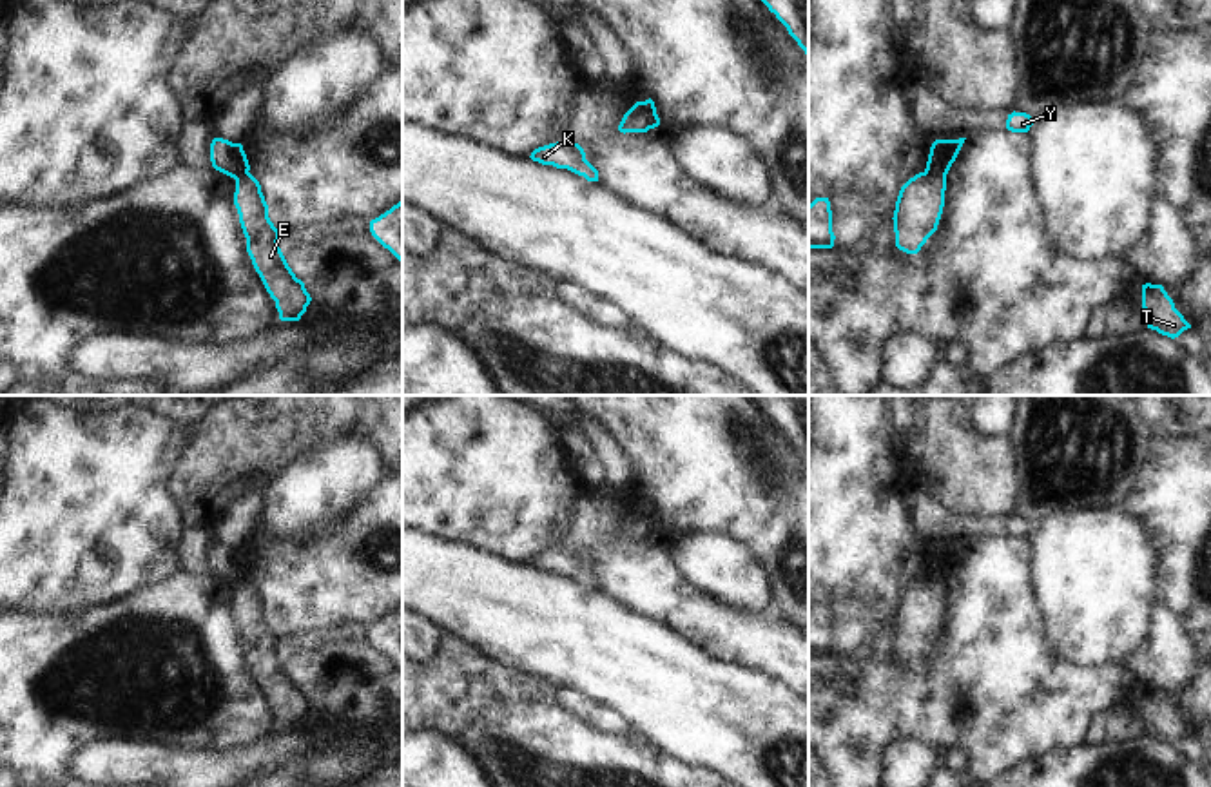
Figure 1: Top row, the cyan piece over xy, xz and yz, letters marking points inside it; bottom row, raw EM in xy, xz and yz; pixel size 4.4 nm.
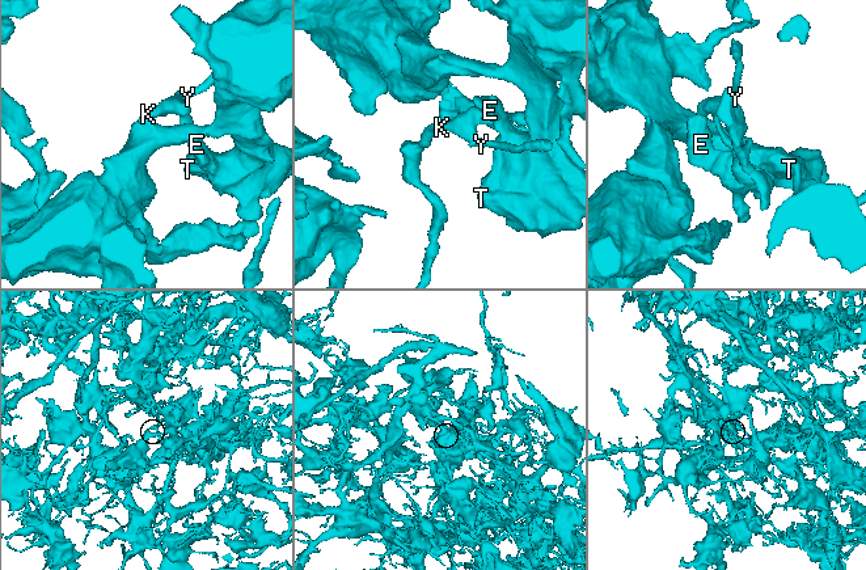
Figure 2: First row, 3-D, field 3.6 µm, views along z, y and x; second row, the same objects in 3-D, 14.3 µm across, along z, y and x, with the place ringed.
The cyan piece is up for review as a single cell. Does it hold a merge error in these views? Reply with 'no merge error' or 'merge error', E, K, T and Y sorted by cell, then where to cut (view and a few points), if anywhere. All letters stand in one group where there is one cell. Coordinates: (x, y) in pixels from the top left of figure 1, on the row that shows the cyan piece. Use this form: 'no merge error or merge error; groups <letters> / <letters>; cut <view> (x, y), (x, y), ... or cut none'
merge error; groups E T / K Y; cut yz (925, 171), (945, 178)

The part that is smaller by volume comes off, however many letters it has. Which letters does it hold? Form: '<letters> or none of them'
K, Y

